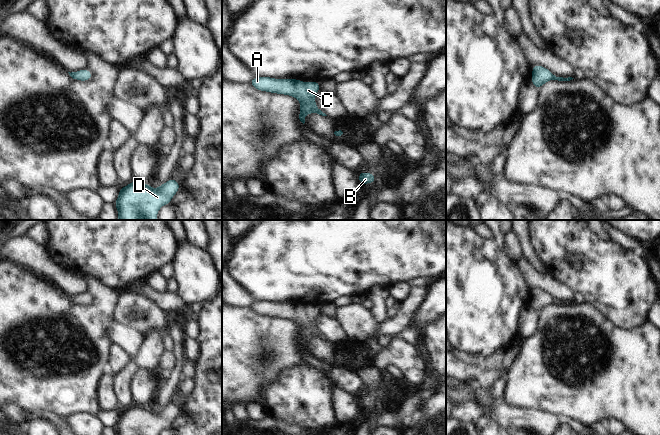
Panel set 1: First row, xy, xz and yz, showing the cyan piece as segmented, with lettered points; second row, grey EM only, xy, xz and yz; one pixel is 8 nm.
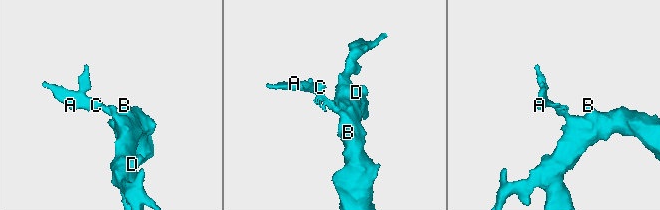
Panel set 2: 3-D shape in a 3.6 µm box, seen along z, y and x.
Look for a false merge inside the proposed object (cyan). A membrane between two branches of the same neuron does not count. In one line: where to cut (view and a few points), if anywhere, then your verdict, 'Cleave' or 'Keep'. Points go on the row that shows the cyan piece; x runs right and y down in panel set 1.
No split. Keep

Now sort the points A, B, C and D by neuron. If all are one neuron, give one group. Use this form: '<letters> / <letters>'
A B C D

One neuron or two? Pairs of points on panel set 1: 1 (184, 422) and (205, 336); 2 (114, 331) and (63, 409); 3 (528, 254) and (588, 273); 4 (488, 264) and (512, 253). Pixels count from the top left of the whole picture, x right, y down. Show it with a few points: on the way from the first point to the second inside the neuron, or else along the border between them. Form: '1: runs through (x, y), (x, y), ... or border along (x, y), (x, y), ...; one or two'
1: runs through (201, 401), (201, 370), (205, 363), (205, 357); one
2: border along (114, 320), (105, 330), (107, 337), (112, 342); two
3: border along (529, 235), (532, 249), (547, 272); two
4: border along (504, 248), (507, 255), (516, 264); two

